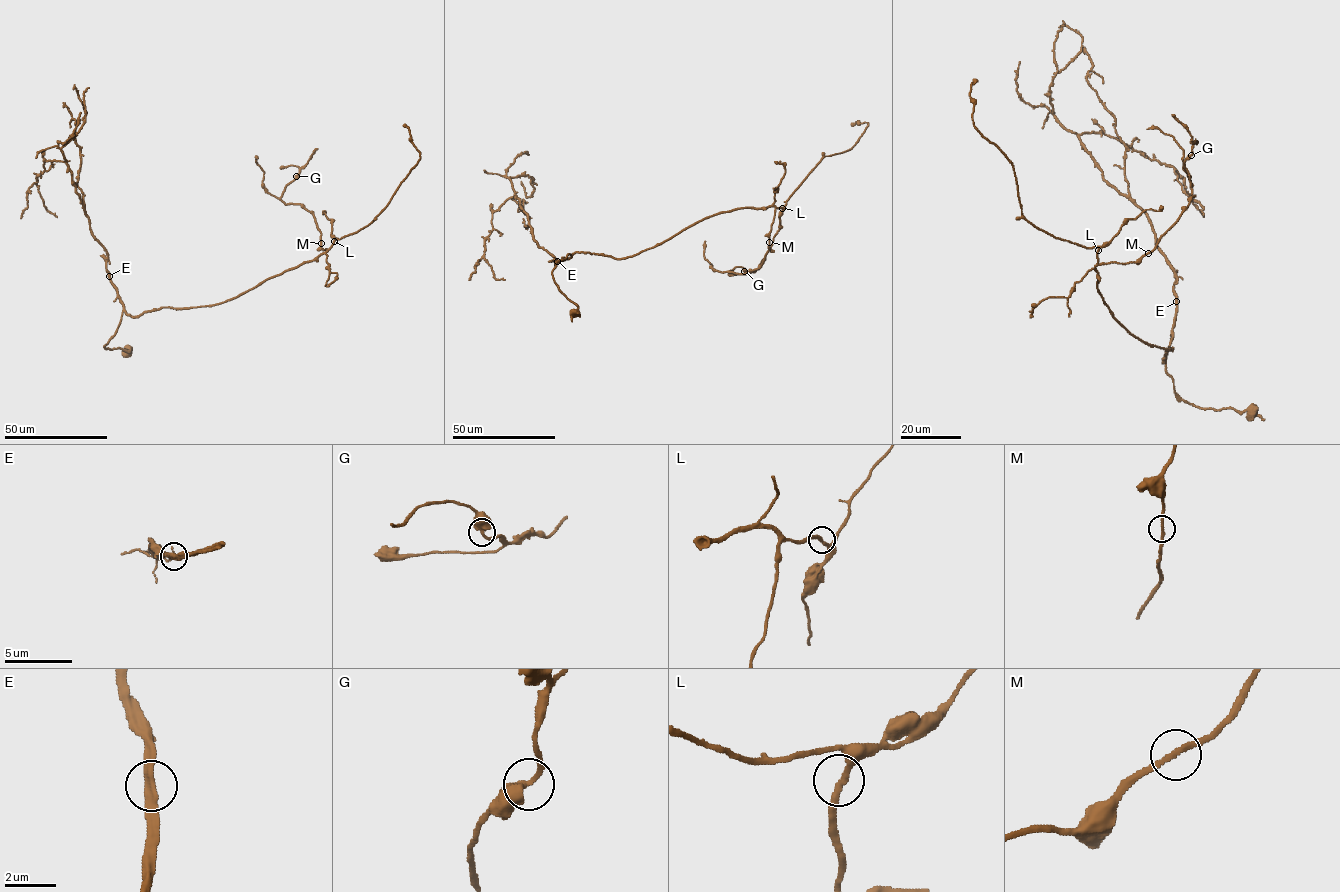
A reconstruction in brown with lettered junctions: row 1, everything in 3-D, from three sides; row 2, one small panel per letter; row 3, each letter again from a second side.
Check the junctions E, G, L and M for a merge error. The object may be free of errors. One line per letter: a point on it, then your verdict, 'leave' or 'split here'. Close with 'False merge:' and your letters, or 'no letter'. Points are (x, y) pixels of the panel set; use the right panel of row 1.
E: at (1176, 301); leave
G: at (1191, 155); leave
L: at (1098, 250); leave
M: at (1148, 253); leave
False merge: no letter

